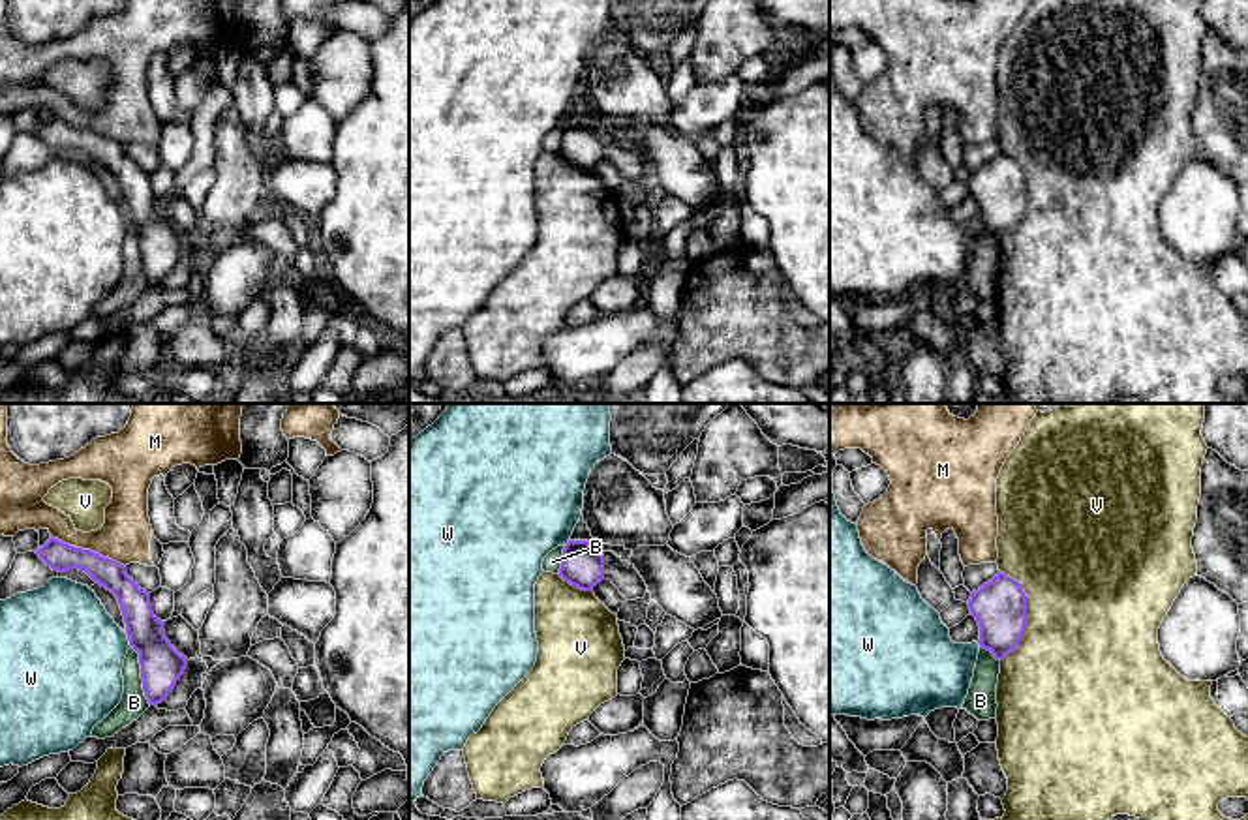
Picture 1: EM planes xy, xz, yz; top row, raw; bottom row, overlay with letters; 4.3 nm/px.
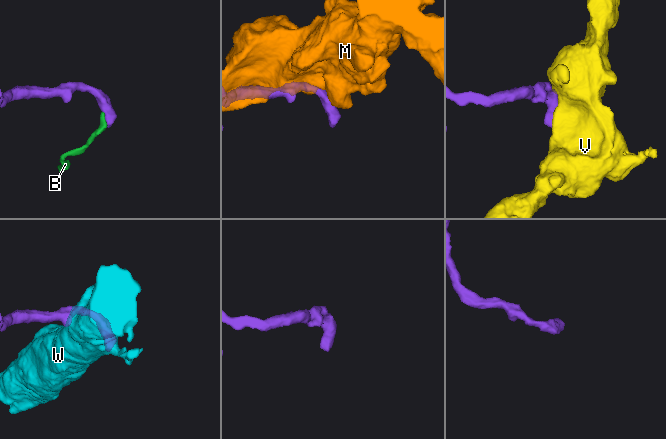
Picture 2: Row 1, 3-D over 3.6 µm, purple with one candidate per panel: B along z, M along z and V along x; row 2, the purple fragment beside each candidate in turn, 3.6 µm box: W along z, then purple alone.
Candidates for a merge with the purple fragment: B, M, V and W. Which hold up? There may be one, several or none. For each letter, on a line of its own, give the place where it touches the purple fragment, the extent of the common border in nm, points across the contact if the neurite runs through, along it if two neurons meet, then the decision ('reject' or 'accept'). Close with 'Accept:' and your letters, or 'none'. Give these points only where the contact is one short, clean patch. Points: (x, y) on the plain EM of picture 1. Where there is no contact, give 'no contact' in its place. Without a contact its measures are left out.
B: meets purple in xy at (141, 256); contact 260 nm long; border along xy (132, 226), (137, 233), (141, 269), (151, 284); reject
M: meets purple in xy at (89, 130); contact 340 nm long; reject
V: meets purple in yz at (1025, 194); contact 400 nm long; reject
W: meets purple in xy at (128, 218); contact 70 nm long; reject
Accept: none

